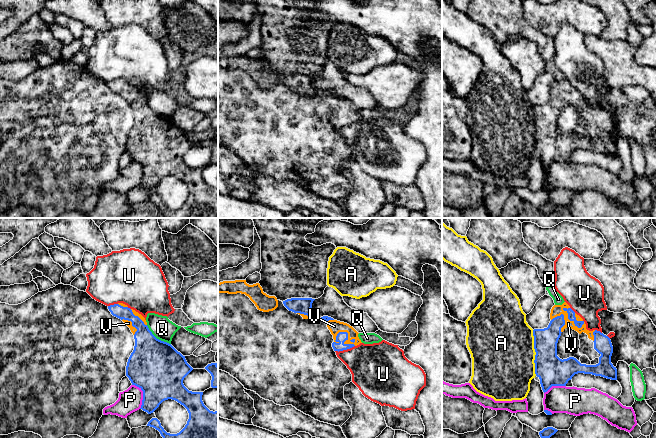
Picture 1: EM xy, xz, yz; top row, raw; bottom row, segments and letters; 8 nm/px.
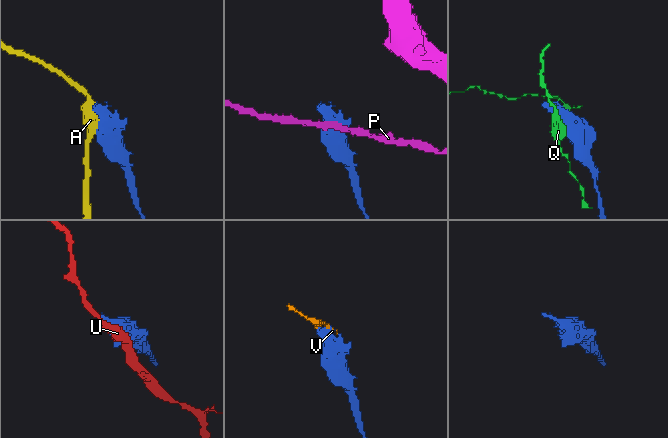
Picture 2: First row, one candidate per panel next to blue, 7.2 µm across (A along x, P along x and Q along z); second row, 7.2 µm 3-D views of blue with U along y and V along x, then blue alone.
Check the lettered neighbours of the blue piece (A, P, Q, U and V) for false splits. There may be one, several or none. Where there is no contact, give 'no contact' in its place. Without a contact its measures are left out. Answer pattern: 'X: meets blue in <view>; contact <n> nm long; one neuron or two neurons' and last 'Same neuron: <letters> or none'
A: meets blue in yz; contact 360 nm long; two neurons
P: meets blue in xy; contact 220 nm long; two neurons
Q: meets blue in xy; contact 260 nm long; two neurons
U: meets blue in xz; contact 170 nm long; two neurons
V: meets blue in xz; contact 180 nm long; one neuron
Same neuron: V

